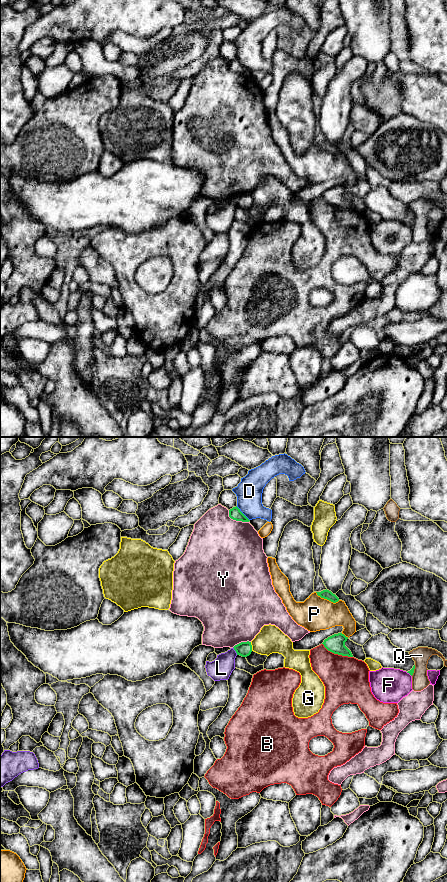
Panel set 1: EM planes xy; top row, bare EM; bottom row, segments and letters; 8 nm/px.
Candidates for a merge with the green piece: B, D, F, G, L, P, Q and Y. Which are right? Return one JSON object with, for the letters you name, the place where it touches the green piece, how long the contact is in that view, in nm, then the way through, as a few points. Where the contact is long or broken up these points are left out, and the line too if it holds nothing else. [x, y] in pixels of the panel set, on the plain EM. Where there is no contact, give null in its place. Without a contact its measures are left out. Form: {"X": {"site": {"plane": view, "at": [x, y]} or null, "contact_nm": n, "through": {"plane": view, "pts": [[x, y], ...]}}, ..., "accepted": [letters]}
{"accepted": []}

